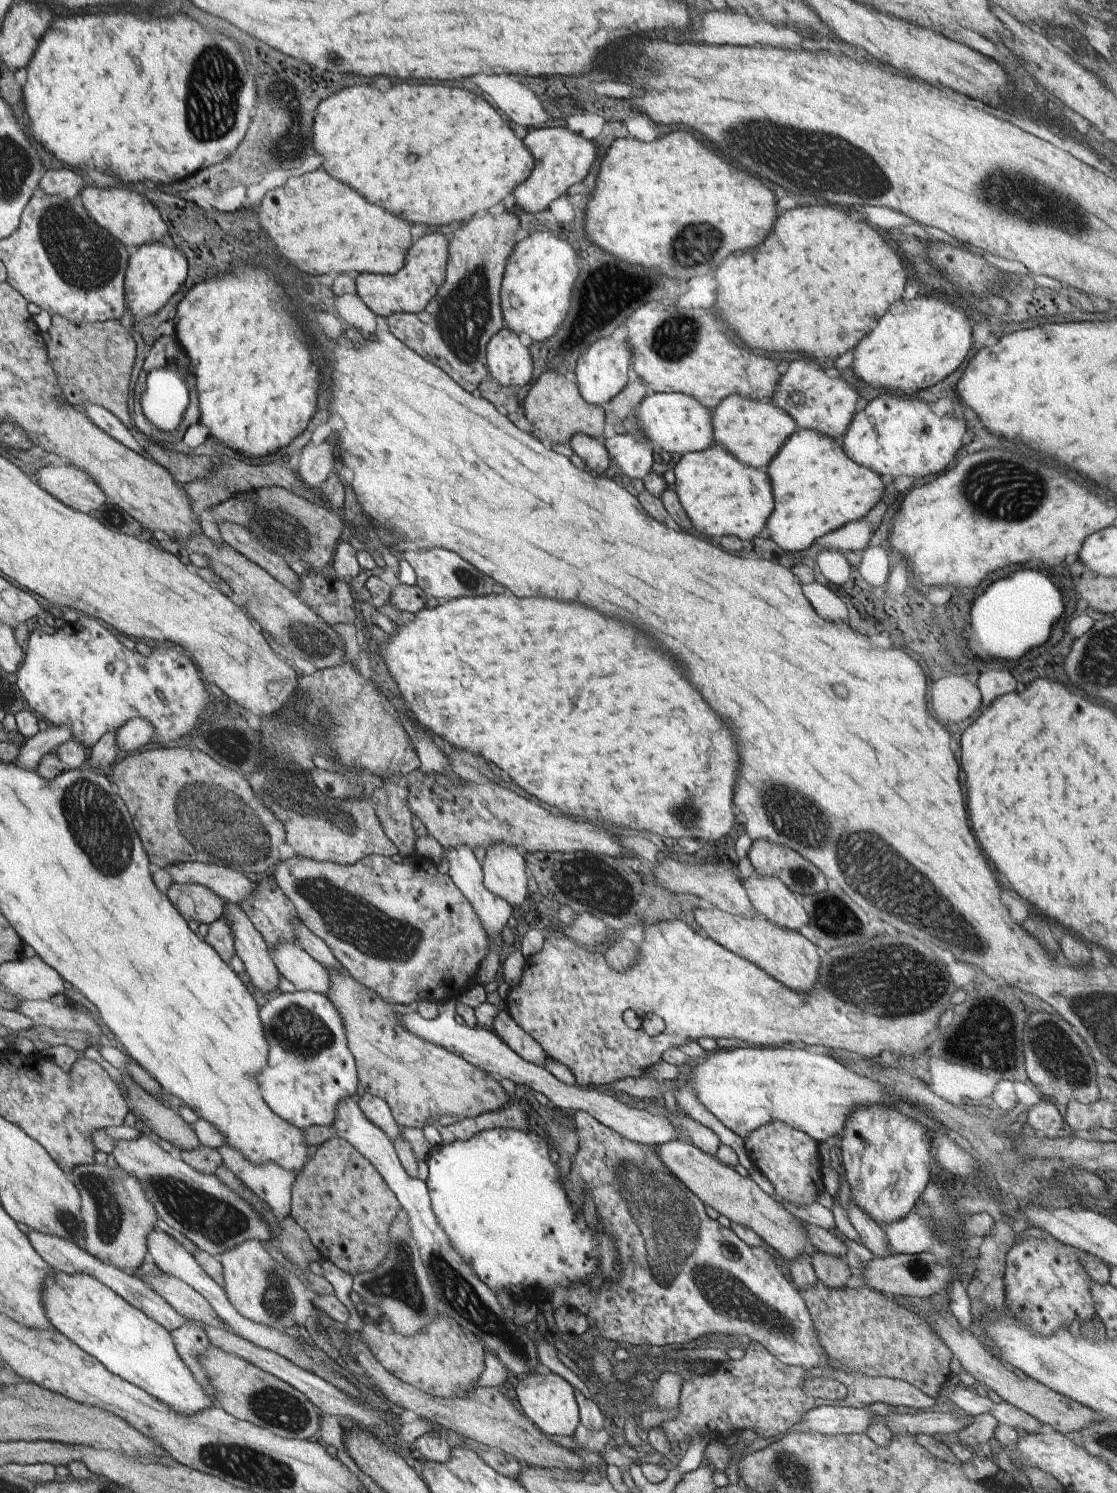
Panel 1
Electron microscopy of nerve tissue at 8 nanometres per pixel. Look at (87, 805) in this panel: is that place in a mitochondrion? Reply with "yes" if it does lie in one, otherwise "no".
yes

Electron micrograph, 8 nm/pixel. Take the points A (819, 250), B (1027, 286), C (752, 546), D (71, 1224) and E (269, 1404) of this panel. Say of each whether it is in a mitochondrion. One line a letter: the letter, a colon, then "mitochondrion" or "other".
A: other
B: other
C: other
D: mitochondrion
E: mitochondrion

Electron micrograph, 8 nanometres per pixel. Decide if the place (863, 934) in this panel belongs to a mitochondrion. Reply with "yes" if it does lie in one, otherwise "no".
yes

